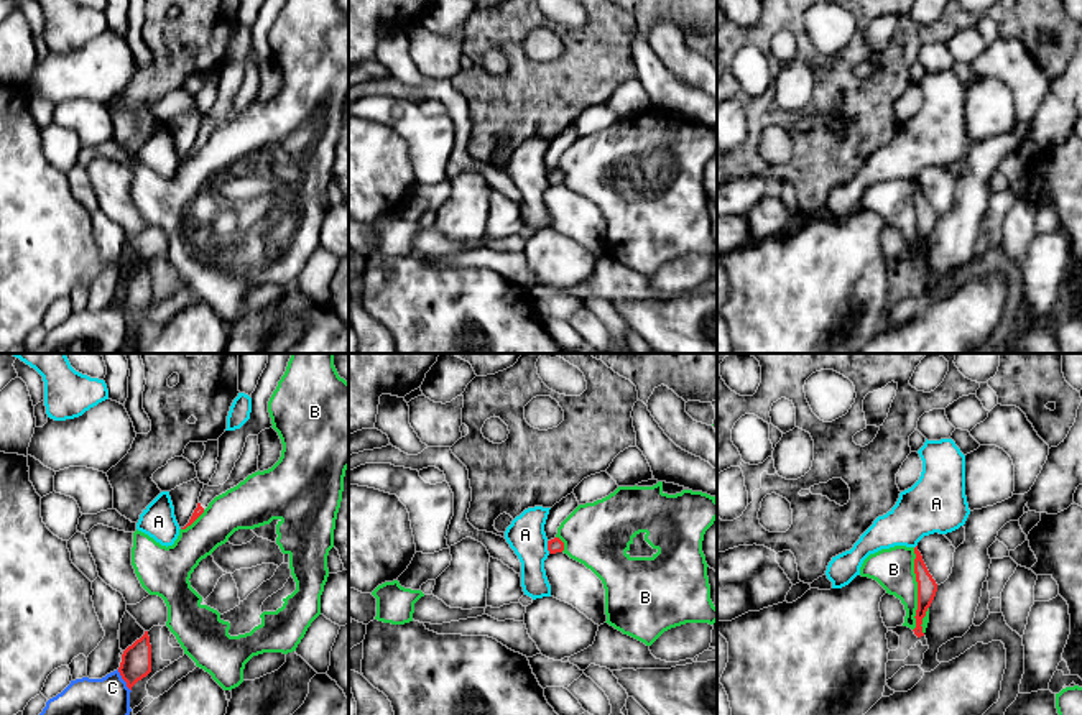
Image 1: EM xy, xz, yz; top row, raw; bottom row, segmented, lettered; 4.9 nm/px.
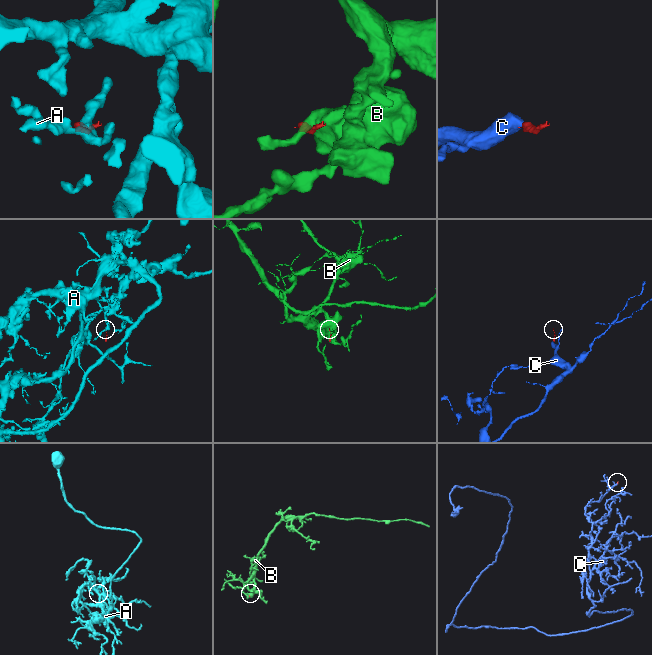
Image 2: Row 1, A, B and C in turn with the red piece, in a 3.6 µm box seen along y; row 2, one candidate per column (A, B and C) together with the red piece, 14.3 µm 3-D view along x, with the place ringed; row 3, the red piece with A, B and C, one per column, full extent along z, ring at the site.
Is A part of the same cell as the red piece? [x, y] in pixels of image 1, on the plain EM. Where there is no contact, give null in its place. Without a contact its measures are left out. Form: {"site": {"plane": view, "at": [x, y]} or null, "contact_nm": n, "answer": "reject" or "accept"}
{"site": {"plane": "xz", "at": [548, 179]}, "contact_nm": 70, "answer": "reject"}

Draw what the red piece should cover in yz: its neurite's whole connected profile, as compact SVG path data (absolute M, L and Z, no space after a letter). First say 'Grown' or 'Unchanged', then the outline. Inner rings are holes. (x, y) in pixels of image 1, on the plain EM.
Unchanged. M918 178L914 179L914 205L918 214L918 242L916 242L916 260L913 261L918 270L924 268L922 265L922 250L926 248L927 240L931 238L936 224L937 215L929 205L921 184L918 182Z

